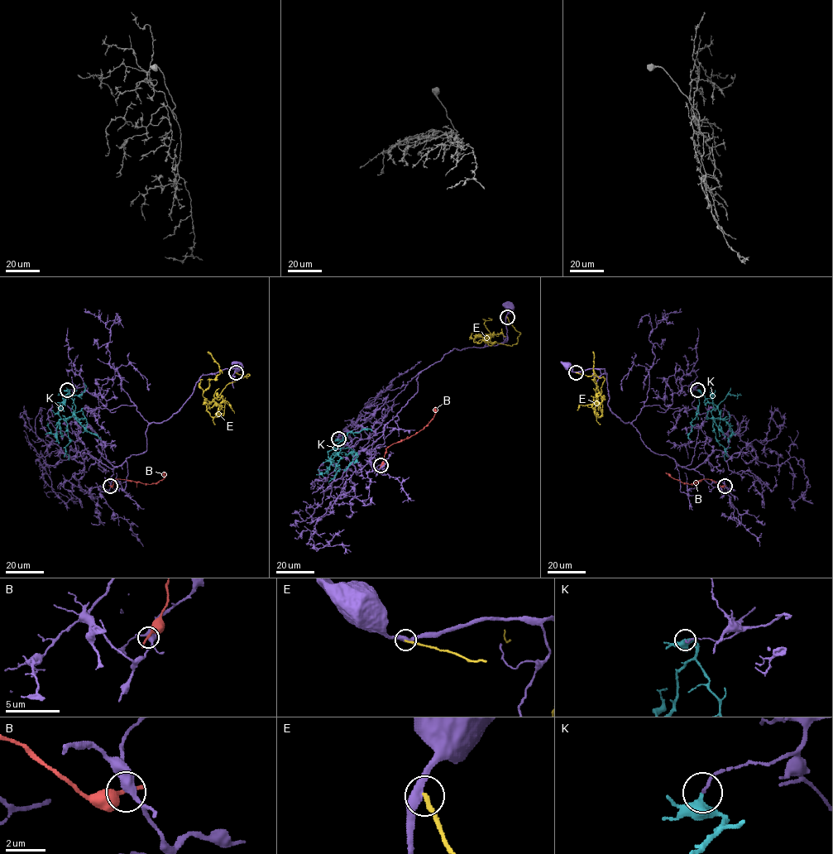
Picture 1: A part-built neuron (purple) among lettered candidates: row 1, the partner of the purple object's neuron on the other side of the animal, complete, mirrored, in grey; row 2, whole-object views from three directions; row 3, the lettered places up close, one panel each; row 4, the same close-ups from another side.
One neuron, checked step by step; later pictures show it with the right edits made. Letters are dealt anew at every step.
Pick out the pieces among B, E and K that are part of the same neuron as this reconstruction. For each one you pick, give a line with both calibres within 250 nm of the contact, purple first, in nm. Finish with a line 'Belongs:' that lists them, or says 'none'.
Belongs: none

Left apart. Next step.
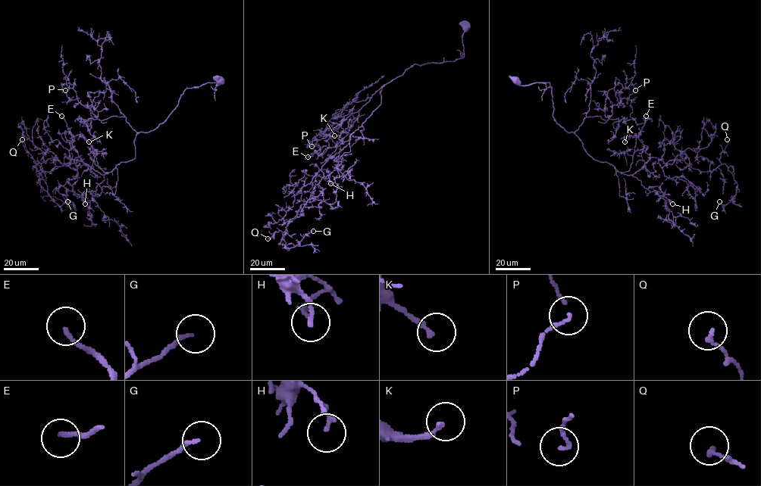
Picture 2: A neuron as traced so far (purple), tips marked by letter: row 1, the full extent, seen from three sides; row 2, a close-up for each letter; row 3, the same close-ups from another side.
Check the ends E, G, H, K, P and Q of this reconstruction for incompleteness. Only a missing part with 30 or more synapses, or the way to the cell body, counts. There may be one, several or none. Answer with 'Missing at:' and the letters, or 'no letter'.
Missing at: E

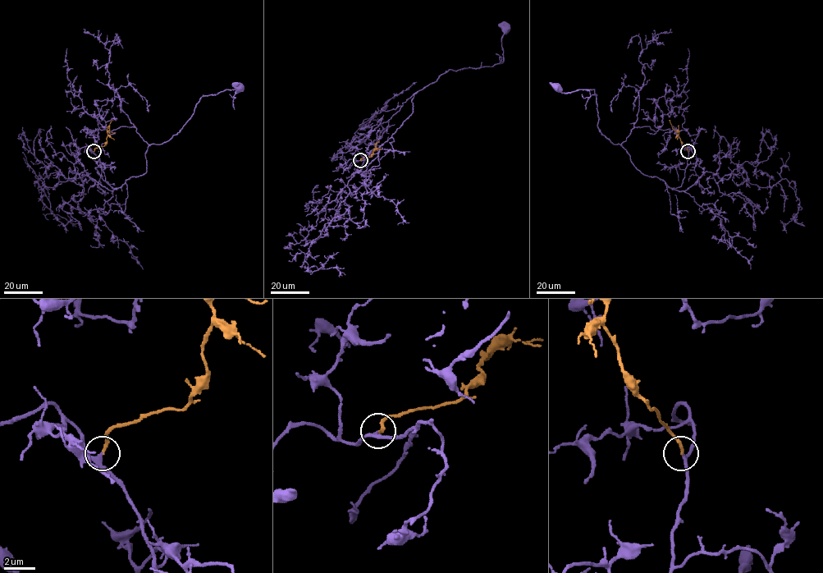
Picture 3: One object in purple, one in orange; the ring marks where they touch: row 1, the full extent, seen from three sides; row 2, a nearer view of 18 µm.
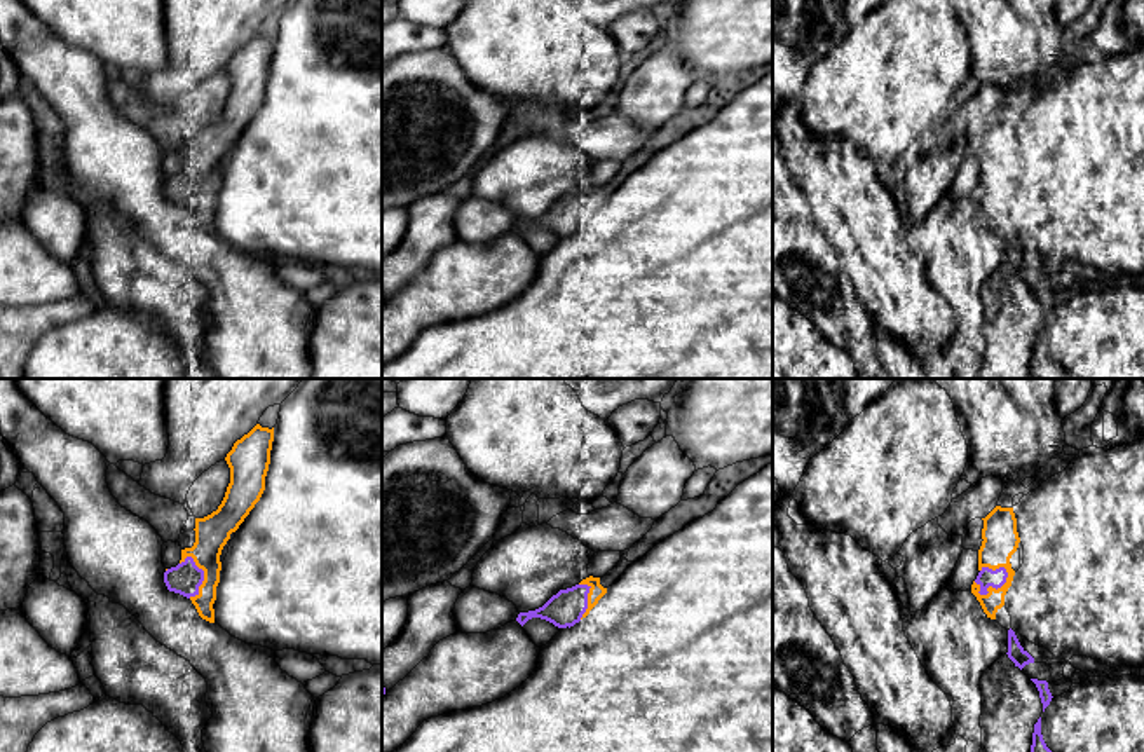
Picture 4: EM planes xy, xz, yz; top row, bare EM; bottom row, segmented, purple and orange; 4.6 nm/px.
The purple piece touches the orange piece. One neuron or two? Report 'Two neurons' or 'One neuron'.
One neuron

